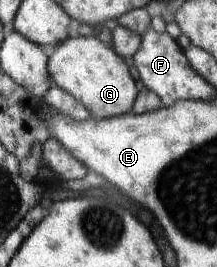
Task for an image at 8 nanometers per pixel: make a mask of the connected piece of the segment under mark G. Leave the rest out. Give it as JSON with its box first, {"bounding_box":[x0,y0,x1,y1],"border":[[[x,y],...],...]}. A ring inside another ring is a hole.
{"bounding_box":[48,35,138,120],"border":[[[95,35],[69,37],[48,50],[48,72],[55,85],[79,100],[97,120],[131,113],[138,94],[124,59]]]}

